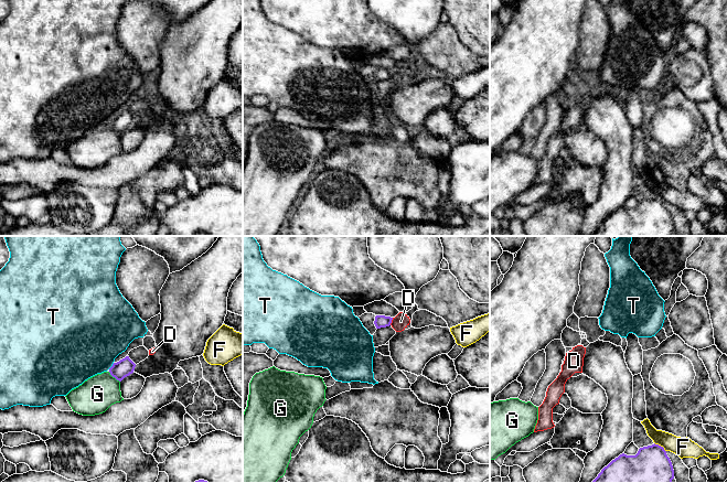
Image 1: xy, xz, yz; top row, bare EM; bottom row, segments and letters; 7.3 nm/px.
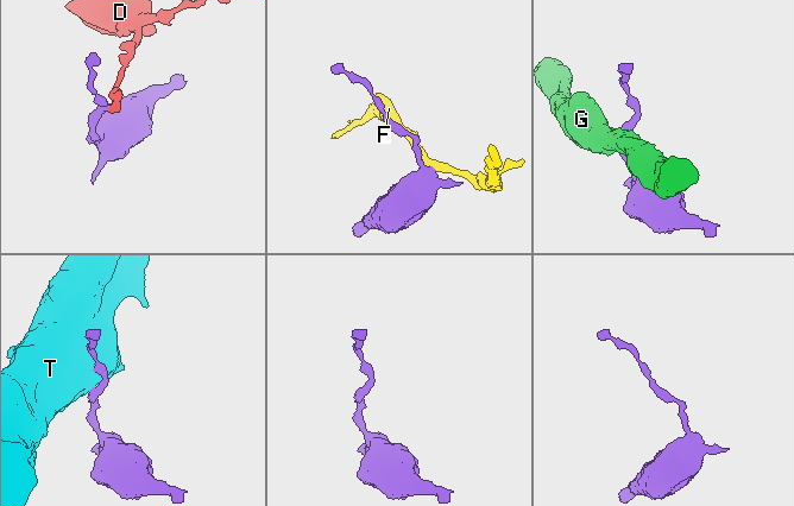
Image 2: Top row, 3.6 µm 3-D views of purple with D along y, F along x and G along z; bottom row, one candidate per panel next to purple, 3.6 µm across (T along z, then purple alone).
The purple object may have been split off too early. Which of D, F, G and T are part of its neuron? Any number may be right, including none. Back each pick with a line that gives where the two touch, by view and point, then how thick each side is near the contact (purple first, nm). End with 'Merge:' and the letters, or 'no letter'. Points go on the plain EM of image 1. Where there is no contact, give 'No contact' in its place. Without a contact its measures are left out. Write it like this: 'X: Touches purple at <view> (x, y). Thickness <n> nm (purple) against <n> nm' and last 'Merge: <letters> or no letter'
Merge: no letter

